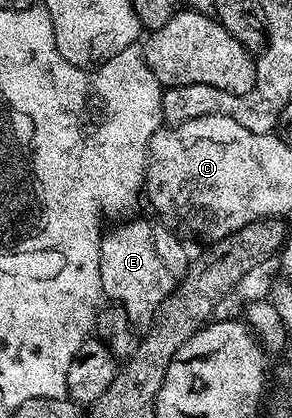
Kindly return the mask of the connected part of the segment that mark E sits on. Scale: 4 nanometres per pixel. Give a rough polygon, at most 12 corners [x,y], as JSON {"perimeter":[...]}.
{"perimeter":[[119,222],[103,234],[103,296],[138,325],[175,280],[156,257],[154,227]]}

